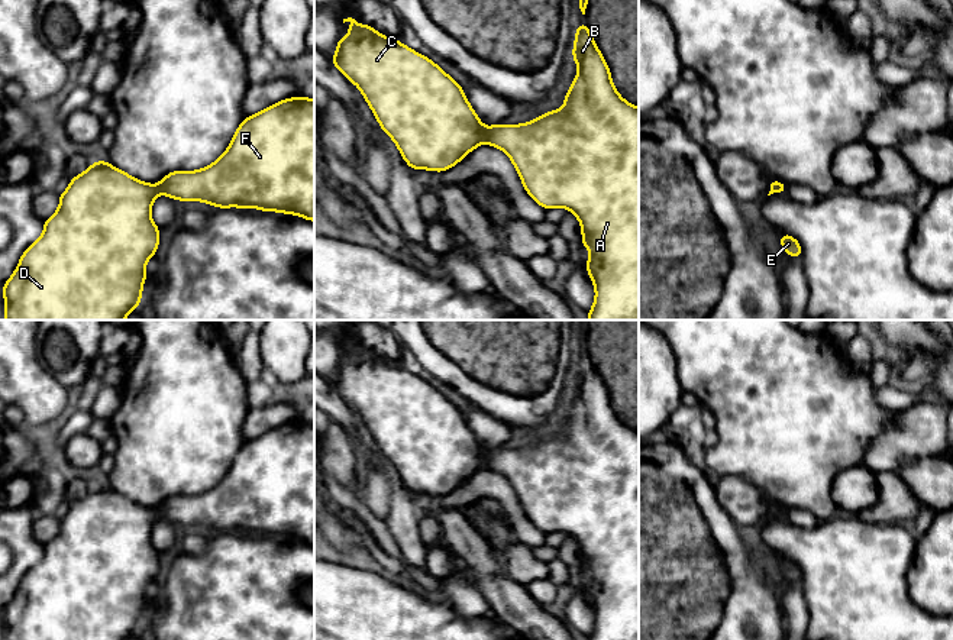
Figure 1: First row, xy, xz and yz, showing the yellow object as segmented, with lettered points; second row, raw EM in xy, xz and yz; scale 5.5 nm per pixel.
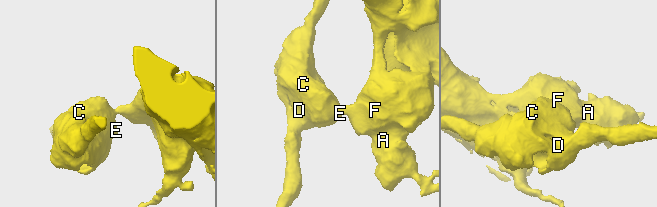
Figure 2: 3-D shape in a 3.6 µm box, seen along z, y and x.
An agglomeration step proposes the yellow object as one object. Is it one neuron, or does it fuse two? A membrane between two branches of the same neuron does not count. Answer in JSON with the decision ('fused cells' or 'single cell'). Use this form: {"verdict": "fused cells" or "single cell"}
{"verdict": "fused cells"}

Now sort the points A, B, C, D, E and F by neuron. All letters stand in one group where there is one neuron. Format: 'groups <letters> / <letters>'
groups A B F / C D E

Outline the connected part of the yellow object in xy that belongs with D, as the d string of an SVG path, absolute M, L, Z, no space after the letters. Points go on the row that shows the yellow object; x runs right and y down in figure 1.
M103 159L91 164L83 174L72 177L68 188L59 194L58 210L43 222L42 236L28 246L13 275L3 284L4 320L125 320L142 301L142 288L148 277L145 265L149 258L155 256L159 245L159 227L151 217L152 203L158 194L158 185L136 180Z

